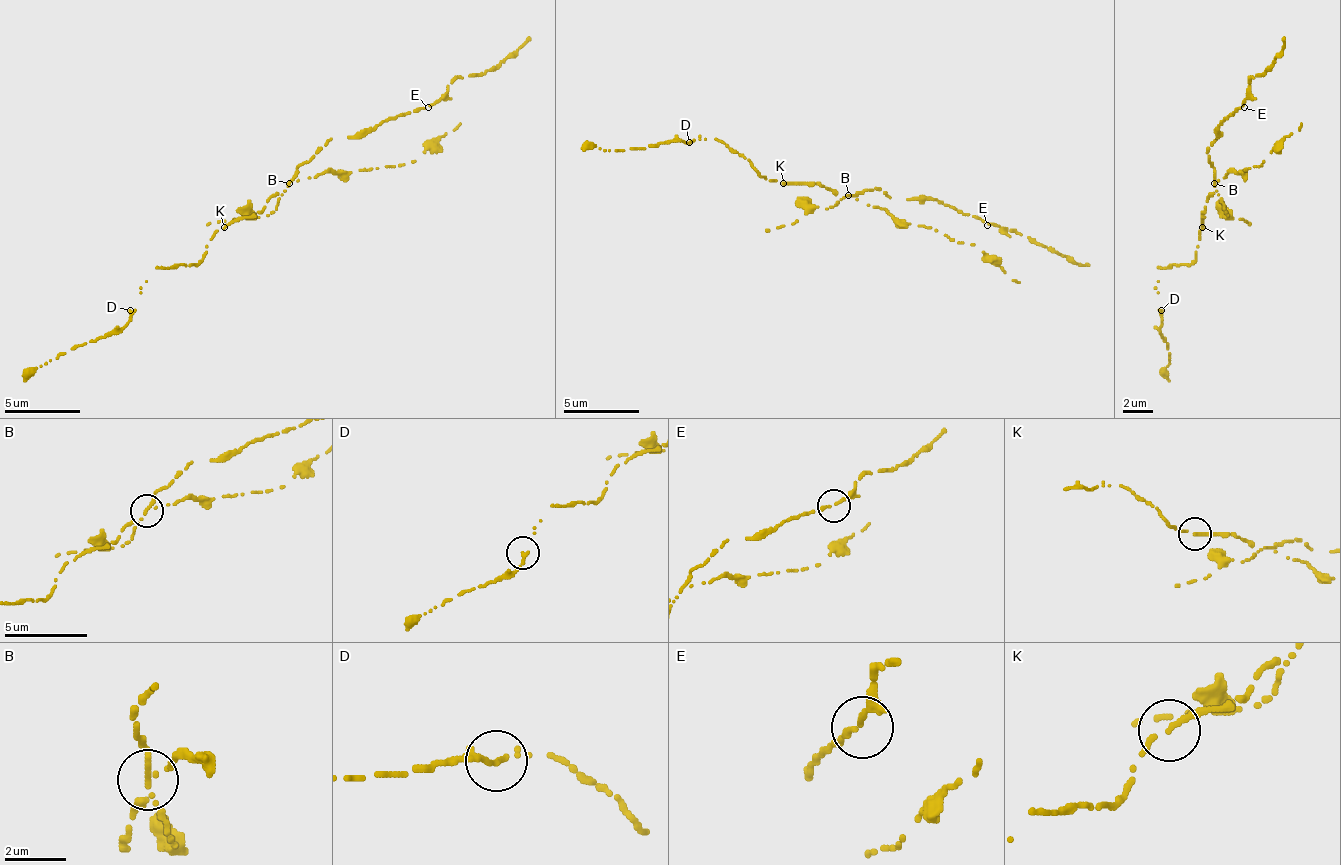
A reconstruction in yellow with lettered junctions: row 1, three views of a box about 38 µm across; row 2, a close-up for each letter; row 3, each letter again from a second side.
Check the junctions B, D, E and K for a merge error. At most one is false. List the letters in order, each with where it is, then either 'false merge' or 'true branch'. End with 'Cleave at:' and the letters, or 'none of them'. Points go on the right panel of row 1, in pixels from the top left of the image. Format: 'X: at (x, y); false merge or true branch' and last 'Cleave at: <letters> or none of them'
B: at (1214, 183); false merge
D: at (1161, 310); true branch
E: at (1244, 107); true branch
K: at (1202, 227); true branch
Cleave at: B

